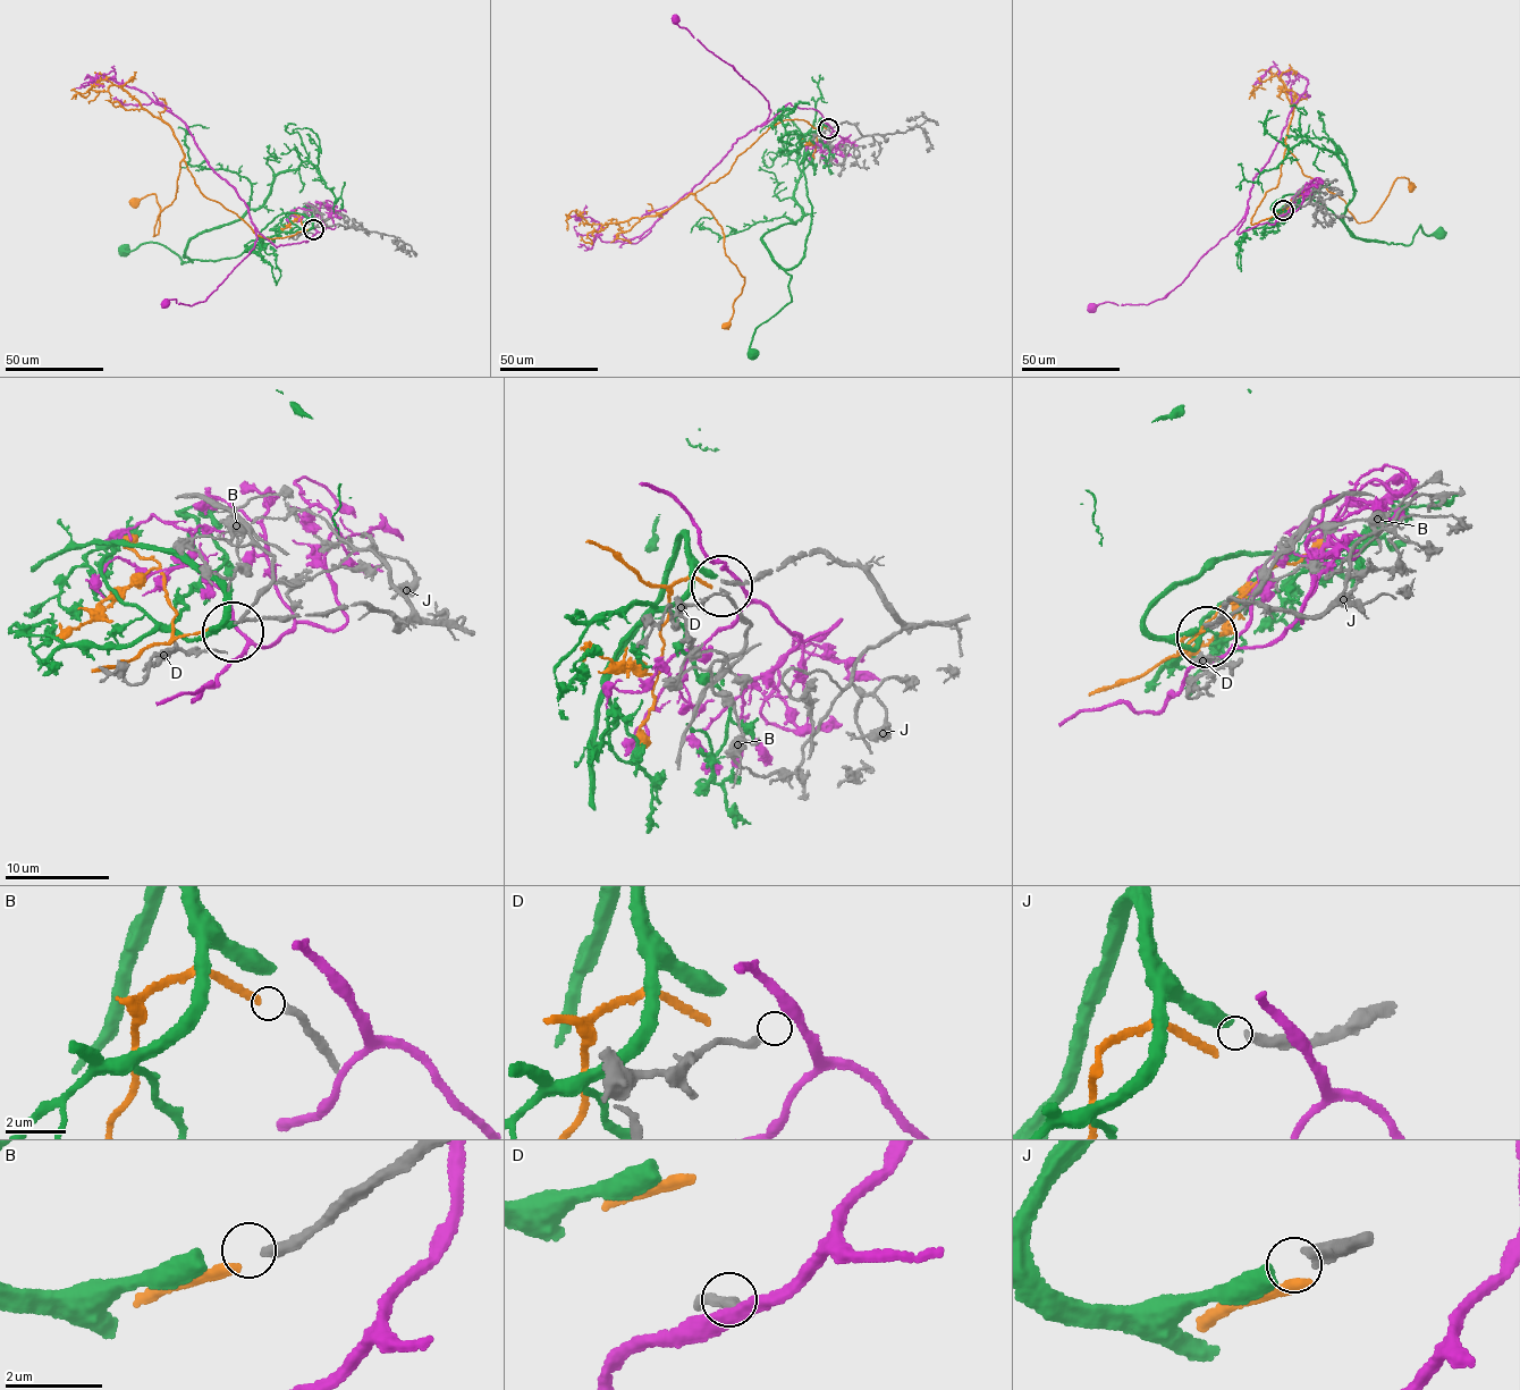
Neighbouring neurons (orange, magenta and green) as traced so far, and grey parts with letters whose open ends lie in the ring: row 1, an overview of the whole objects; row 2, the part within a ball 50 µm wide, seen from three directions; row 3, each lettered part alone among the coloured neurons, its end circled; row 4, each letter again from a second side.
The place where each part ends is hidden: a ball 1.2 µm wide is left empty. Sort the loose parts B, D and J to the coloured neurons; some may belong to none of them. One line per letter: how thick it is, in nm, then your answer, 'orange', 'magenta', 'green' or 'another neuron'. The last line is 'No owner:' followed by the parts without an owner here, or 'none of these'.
B: 240 nm | orange
D: 200 nm | another neuron
J: 300 nm | green
No owner: D

